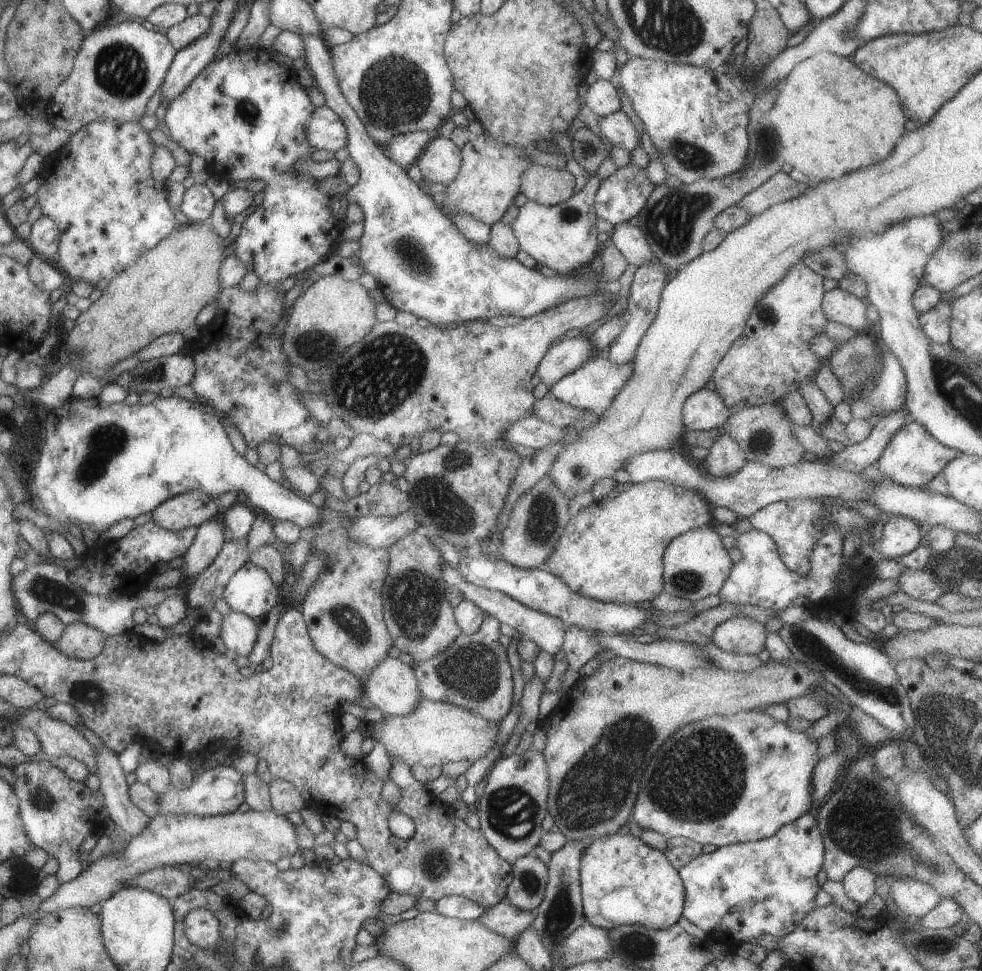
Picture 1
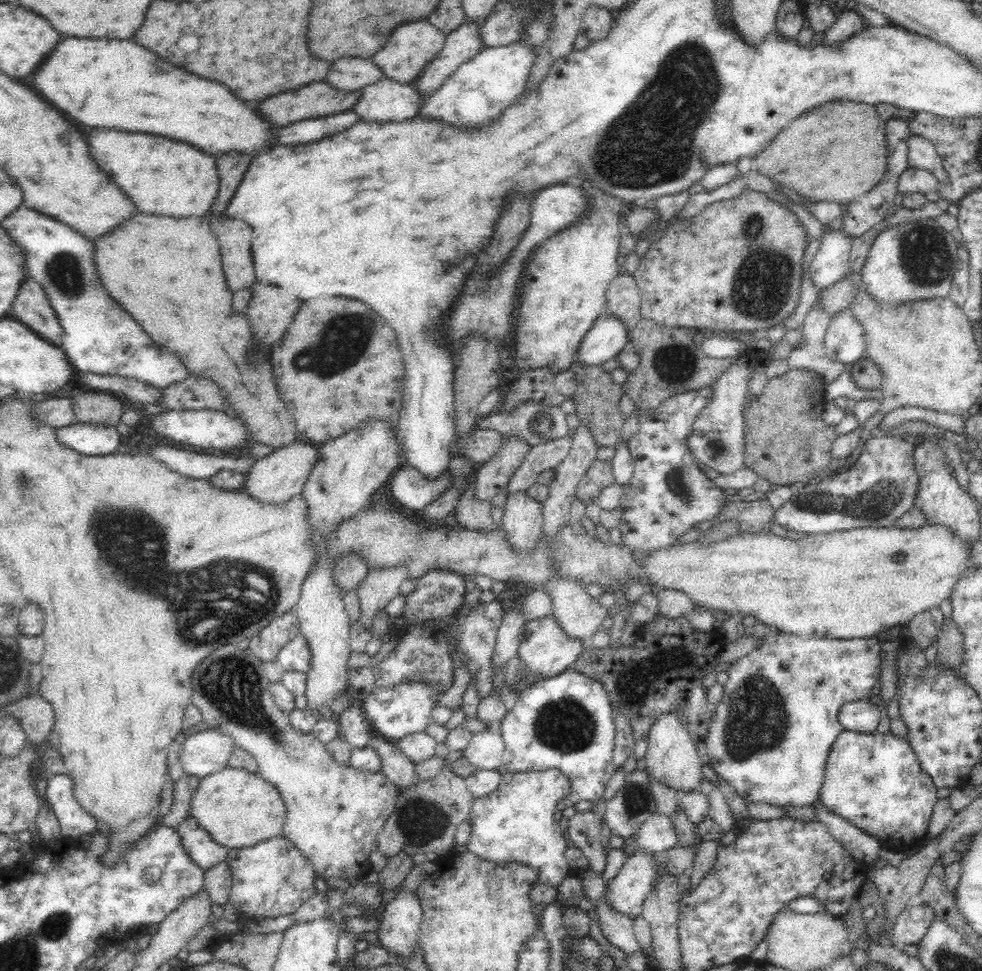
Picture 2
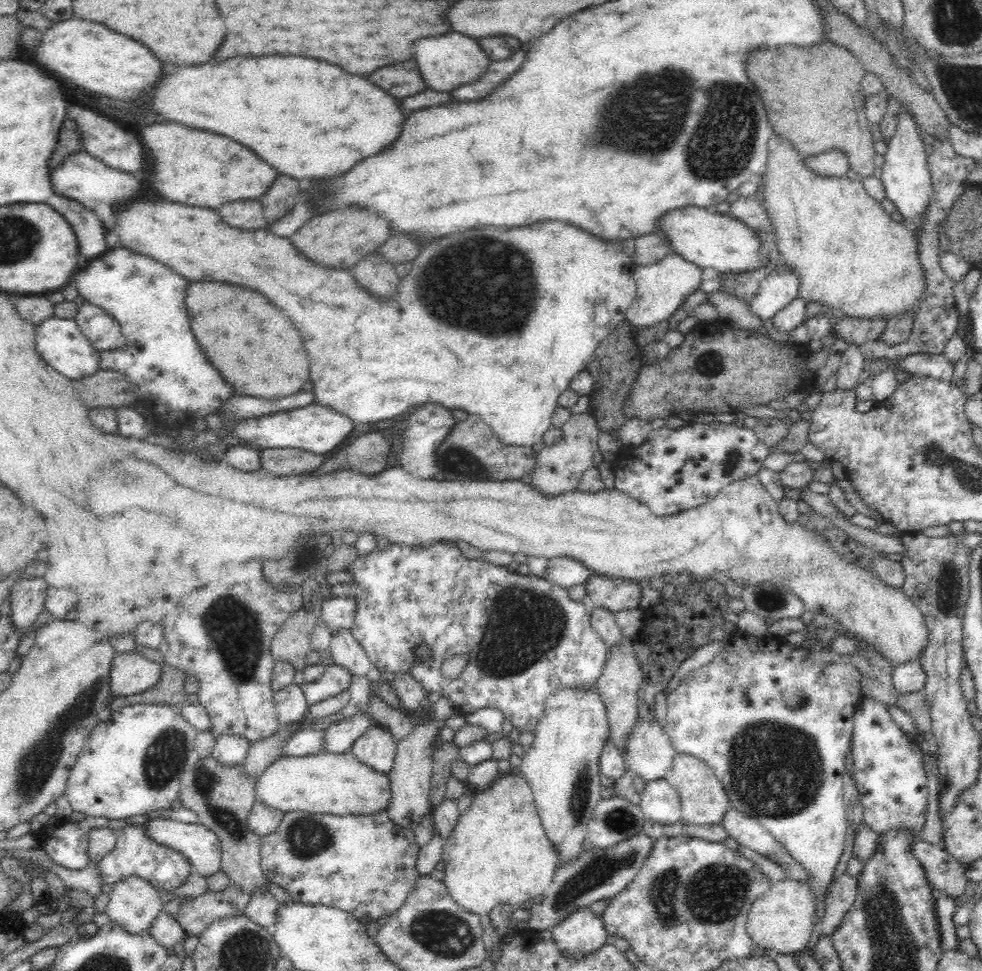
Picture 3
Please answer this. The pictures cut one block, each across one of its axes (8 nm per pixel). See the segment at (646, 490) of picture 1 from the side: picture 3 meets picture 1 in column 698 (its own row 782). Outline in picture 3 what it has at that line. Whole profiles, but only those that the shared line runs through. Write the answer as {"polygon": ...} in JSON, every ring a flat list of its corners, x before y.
{"polygon":[[518,770,496,778,486,790,475,791,471,805,459,815,456,826,444,839,441,859,445,862,443,882,450,897,466,911,486,918,499,905,527,907,550,886,559,861,546,836,528,781]]}

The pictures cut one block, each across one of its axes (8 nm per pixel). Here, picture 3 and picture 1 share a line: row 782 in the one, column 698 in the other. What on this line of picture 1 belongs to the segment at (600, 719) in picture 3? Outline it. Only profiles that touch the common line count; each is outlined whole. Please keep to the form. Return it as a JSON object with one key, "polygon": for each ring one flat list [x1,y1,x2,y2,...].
{"polygon":[[714,526,689,530,671,540,666,547,663,558,664,591,691,602,712,596,712,594,719,594,734,564,728,548,722,544,722,537,718,535]]}

